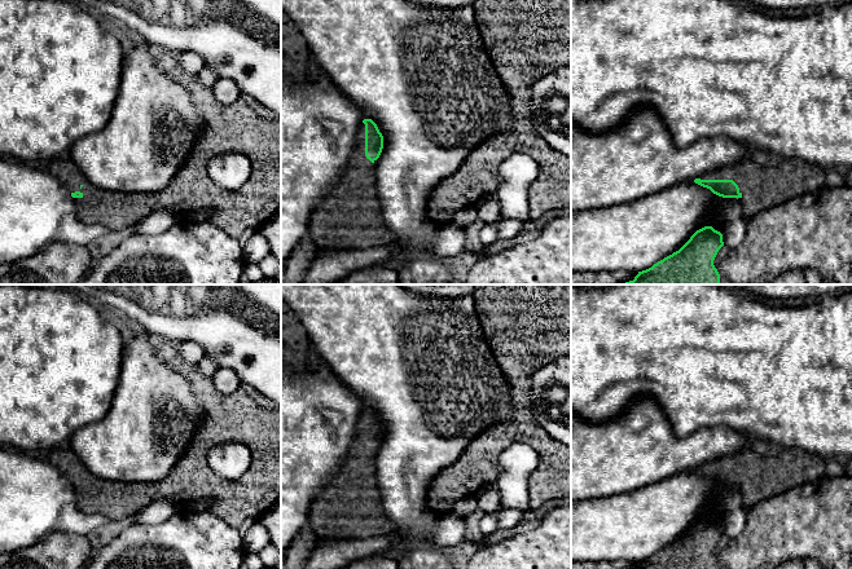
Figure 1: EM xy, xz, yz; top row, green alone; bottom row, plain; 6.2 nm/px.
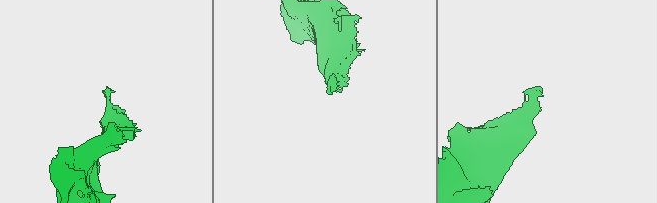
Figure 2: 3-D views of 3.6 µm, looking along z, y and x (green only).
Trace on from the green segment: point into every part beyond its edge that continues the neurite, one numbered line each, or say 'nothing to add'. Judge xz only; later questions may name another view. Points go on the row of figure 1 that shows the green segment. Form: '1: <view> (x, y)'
1: xz (350, 217)

